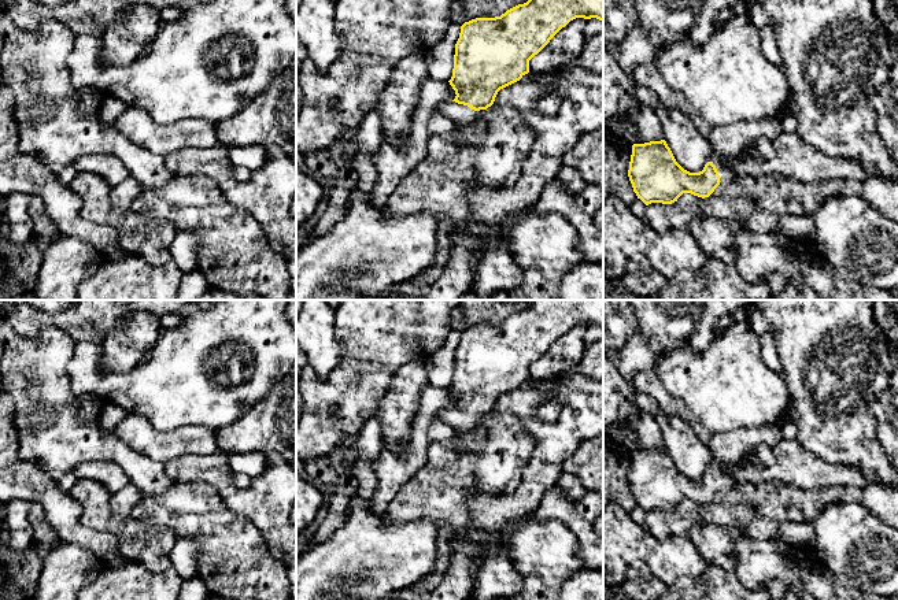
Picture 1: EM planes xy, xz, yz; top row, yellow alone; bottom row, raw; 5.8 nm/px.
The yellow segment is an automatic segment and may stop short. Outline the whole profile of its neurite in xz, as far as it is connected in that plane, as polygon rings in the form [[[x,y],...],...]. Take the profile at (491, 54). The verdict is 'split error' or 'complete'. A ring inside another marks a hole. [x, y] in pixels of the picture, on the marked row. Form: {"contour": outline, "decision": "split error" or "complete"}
{"contour": [[[528,0],[500,16],[465,22],[448,81],[457,96],[439,111],[457,126],[472,123],[500,89],[529,73],[529,60],[576,18],[603,22],[603,0]]], "decision": "split error"}

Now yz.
{"contour": [[[661,140],[632,145],[628,177],[638,199],[648,205],[672,204],[683,193],[709,197],[720,184],[725,185],[738,175],[717,153],[702,171],[690,173],[676,162],[666,141]]], "decision": "split error"}

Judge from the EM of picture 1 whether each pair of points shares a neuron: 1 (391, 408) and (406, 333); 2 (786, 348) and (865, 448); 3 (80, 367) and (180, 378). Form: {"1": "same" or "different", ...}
{"1": "different", "2": "same", "3": "same"}

